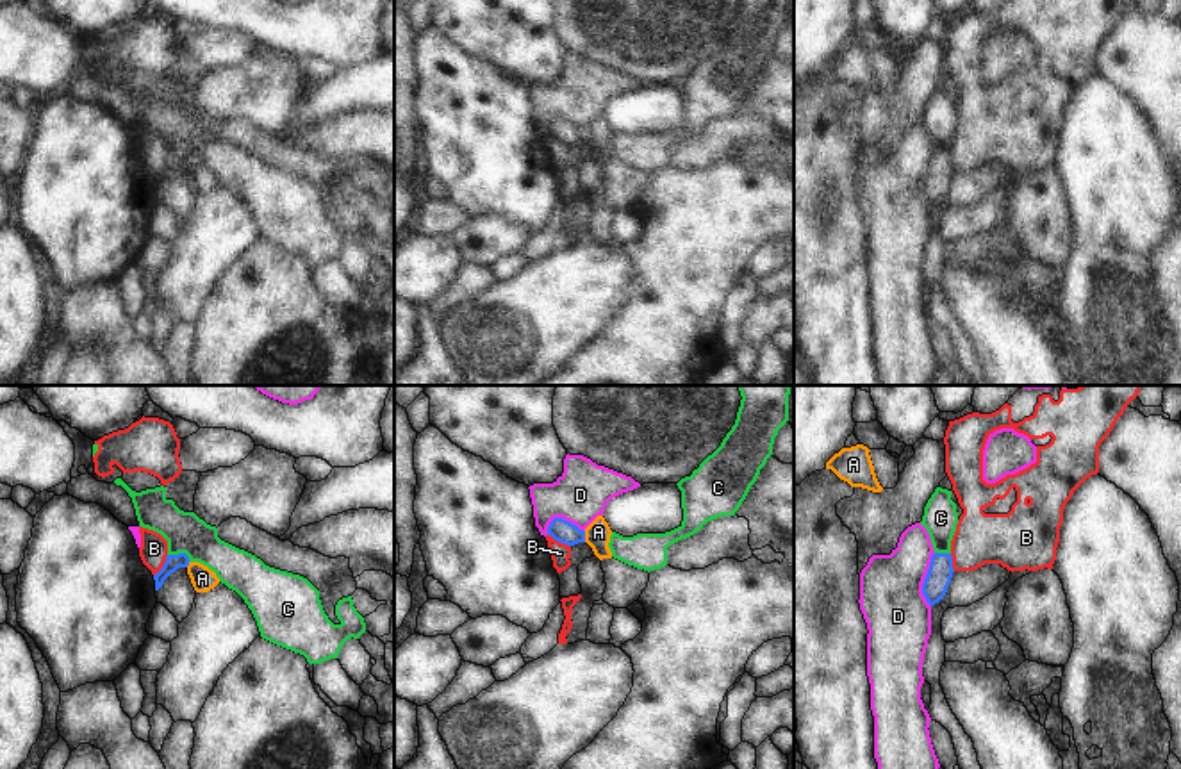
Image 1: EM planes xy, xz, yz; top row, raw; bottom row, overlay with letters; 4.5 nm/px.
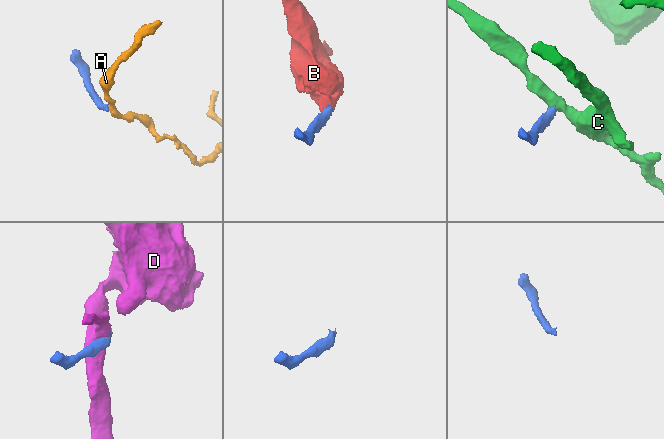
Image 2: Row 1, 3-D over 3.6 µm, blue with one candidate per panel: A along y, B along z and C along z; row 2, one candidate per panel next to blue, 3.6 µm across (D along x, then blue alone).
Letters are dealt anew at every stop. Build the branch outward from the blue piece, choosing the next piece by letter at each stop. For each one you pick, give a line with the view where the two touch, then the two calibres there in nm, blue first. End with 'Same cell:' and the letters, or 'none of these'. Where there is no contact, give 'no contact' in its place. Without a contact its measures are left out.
C: meets blue in xy; 70 nm thick on the blue side, 180 nm on the other
Same cell: C

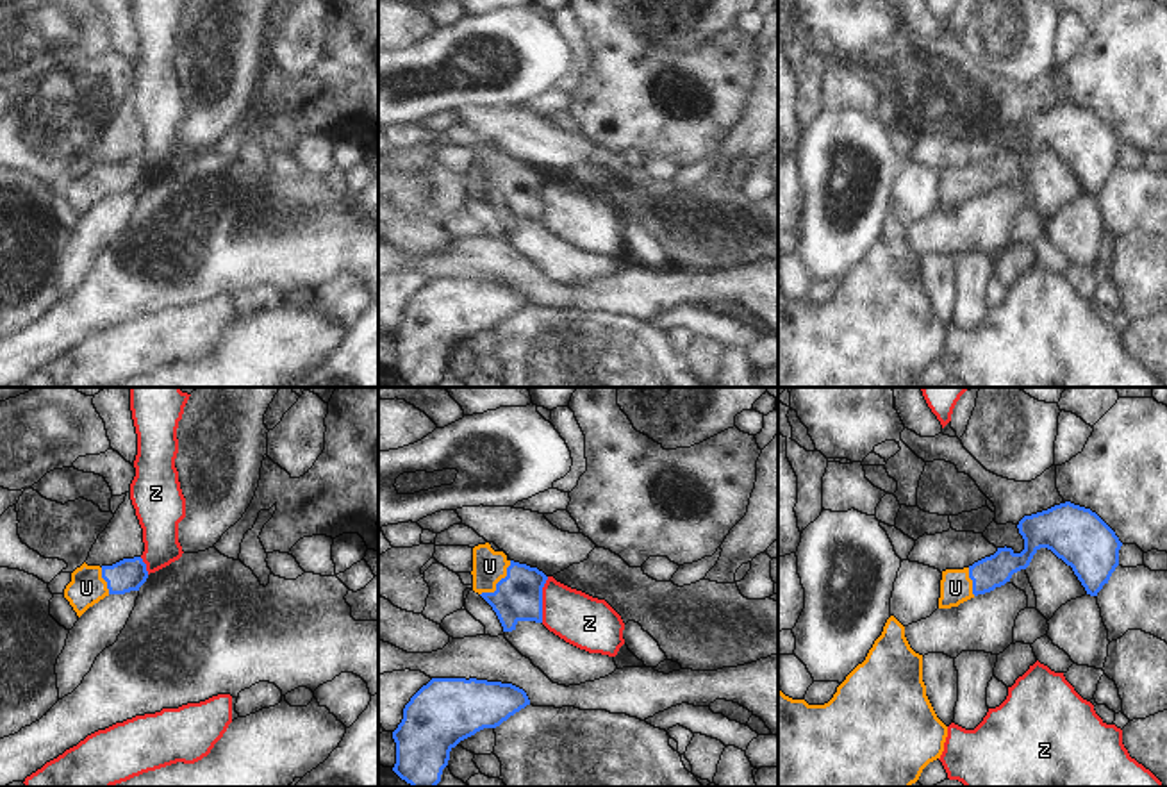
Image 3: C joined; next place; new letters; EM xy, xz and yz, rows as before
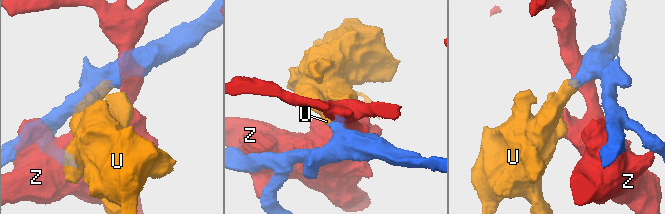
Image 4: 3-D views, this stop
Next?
U: meets blue in xz; 220 nm thick on the blue side, 150 nm on the other
Same cell: U

